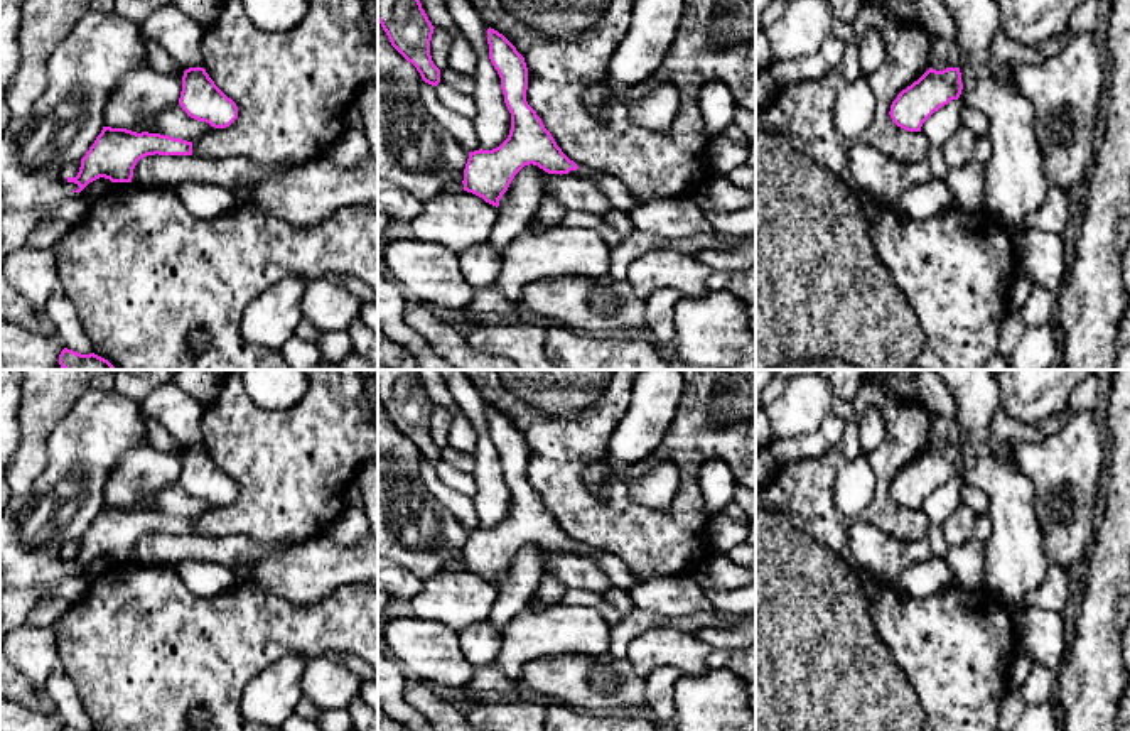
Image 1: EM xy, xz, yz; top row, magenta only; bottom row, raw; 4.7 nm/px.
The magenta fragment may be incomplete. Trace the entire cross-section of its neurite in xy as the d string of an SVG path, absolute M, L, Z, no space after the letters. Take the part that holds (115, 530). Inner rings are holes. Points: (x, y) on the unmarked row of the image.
M103 505L81 537L76 555L66 555L81 571L89 560L105 555L111 560L132 560L137 540L147 533L192 533L192 520L160 512Z

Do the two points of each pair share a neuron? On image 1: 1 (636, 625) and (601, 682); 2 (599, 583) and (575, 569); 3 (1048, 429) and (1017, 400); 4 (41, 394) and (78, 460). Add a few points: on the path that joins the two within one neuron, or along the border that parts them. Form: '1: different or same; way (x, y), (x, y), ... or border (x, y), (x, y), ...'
1: different; border (608, 654), (624, 659)
2: same; way (594, 578), (581, 573)
3: different; border (1061, 416), (1038, 424), (1011, 419)
4: different; border (83, 394), (53, 431), (48, 463)

